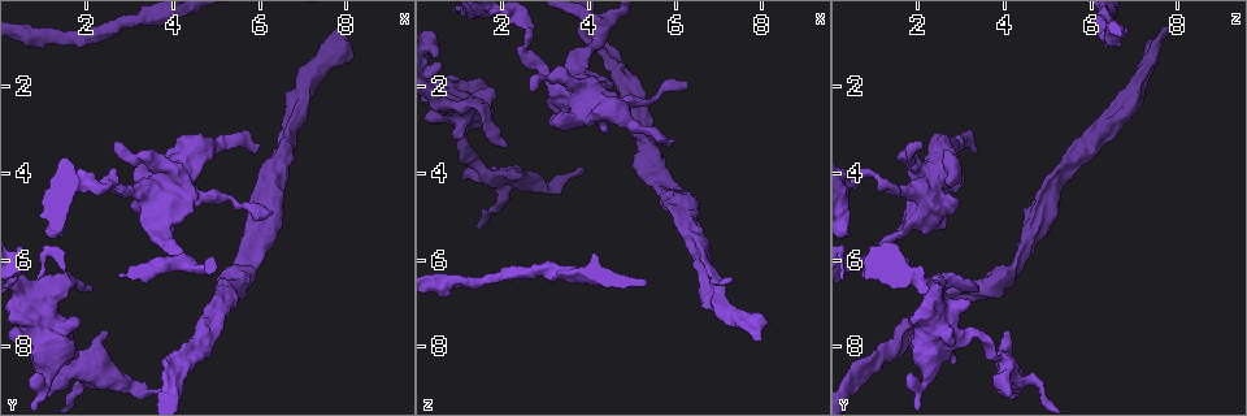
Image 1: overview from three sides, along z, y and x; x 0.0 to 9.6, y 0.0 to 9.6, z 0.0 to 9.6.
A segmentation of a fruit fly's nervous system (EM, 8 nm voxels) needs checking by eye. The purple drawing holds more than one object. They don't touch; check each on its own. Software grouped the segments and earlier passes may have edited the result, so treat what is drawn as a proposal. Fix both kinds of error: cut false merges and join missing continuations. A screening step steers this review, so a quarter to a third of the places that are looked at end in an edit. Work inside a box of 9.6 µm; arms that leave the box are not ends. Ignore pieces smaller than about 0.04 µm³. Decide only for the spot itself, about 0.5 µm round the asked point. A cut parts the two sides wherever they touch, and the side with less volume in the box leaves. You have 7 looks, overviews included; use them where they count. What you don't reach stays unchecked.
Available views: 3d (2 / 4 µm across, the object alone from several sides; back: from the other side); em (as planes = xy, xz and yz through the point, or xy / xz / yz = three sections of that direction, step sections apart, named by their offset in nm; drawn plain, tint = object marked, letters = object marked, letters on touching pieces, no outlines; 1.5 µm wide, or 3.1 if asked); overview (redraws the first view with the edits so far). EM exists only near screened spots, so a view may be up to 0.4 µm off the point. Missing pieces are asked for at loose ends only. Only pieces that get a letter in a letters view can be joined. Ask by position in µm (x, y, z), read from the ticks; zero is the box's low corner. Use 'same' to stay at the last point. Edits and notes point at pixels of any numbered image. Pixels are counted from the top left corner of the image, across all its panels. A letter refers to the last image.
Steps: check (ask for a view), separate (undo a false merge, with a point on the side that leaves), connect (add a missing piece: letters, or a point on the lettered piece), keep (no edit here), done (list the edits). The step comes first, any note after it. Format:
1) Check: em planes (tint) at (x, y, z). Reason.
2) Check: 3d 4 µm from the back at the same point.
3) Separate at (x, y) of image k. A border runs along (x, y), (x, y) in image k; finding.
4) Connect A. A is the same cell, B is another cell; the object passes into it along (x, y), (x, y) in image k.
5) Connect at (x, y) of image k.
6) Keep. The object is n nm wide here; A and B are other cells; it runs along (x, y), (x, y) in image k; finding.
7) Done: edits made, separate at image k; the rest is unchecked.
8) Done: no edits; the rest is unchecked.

Check: 3d 4 µm at (2.65, 4.05, 0.70). Abrupt turn.

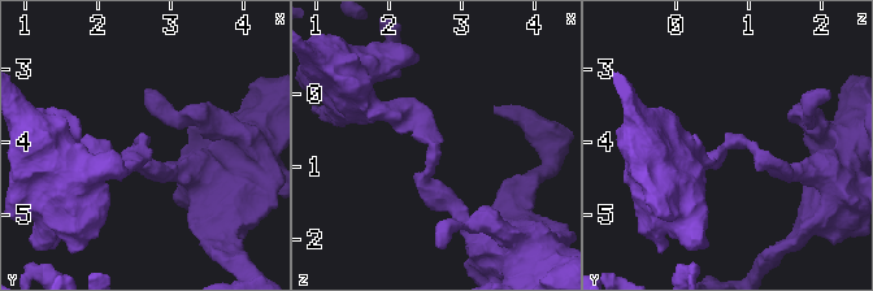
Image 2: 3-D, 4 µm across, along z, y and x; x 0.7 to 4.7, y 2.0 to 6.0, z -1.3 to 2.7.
Check: em planes (letters) at (2.60, 4.05, 0.70). The arms are 220, 280 nm wide.

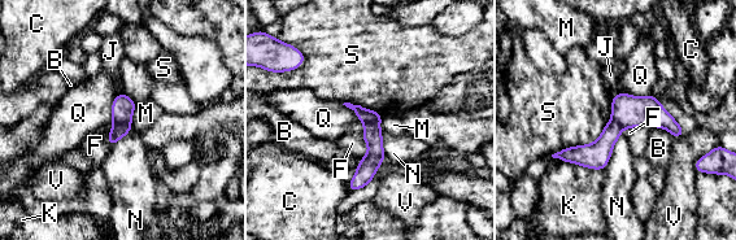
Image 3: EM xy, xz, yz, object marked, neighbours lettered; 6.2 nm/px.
Separate at (118, 131) of image 3. The object is 120 nm wide here; B, C, F, J, K, M, N, Q, S and V are other cells; a border runs along (113, 121), (130, 123) in image 3; two neurons meet here.

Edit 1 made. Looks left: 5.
Check: em xy step 8 (plain) at (2.45, 7.65, 4.10). Thick end.

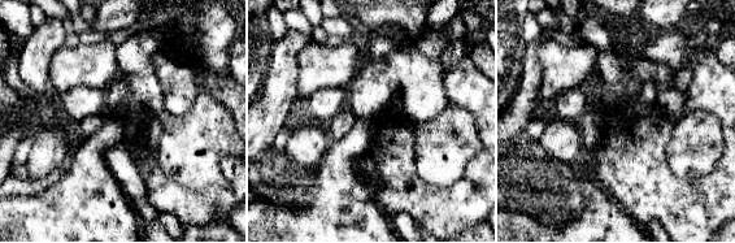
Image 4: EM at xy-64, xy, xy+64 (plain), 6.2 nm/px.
Check: em xy step 8 (tint) at the same point. Where the object lies.

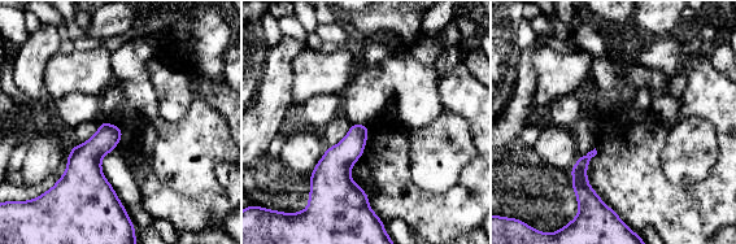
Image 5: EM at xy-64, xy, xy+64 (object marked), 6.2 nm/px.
Check: em xy step 8 (letters) at the same point.

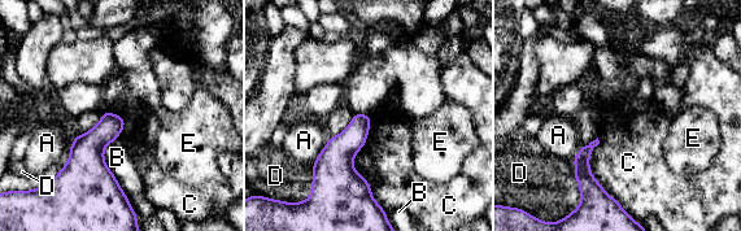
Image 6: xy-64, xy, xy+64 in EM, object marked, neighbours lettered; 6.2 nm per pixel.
Keep. A, B, C, D and E are other cells; a border runs along (597, 138), (589, 171), (620, 204) in image 6; no lettered piece goes on from it.

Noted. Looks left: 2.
Check: em planes (letters) at (8.00, 0.60, 7.90). Free end.

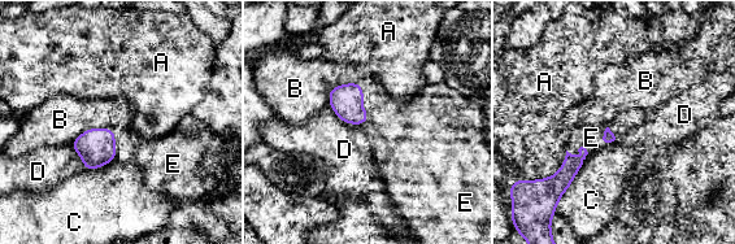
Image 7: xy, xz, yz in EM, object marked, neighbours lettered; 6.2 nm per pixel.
Connect at (591, 138) of image 7. The longest contact is with B, 280 nm; E is the same cell, A, B, C and D are other cells; the neuron continues.

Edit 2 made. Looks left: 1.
Done: edits made, separate at image 3, connect at image 7; the rest is unchecked.

